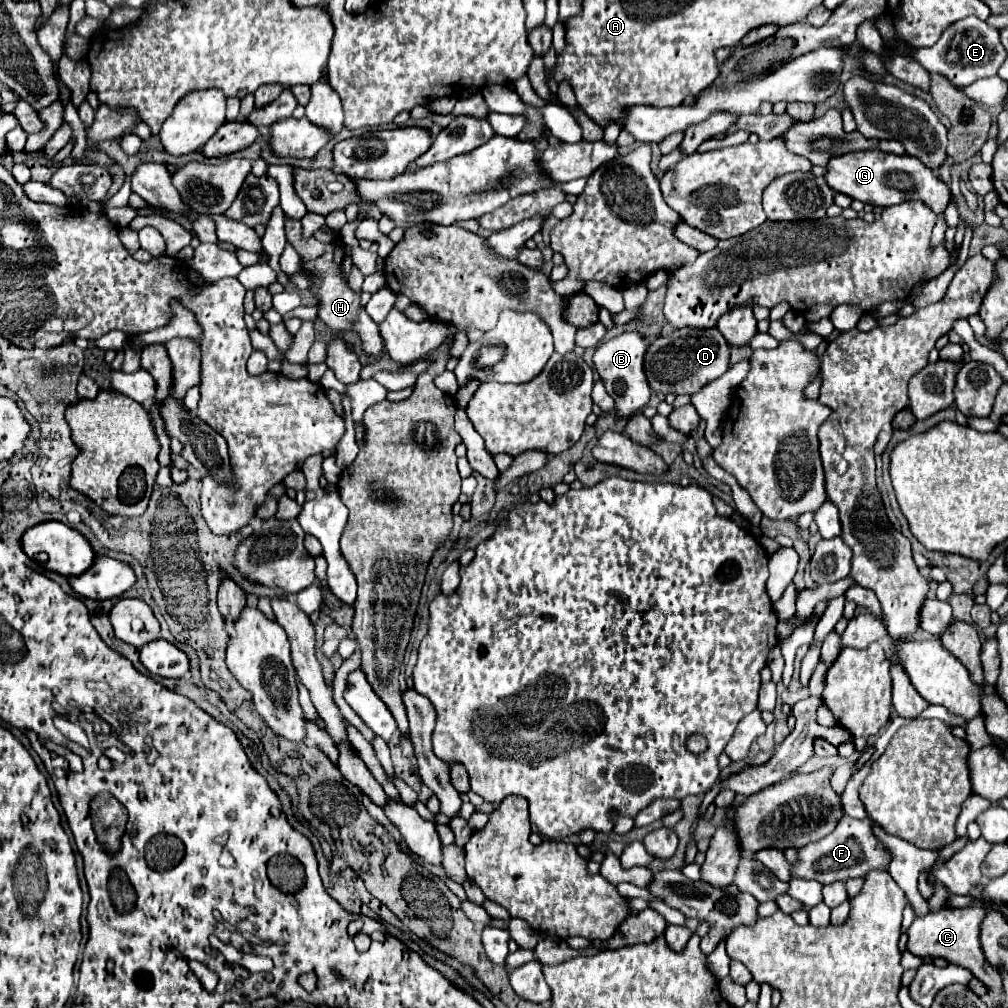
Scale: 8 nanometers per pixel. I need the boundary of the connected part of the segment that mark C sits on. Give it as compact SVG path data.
M969 906L969 908L947 908L941 912L929 912L923 918L915 918L915 922L909 926L909 940L907 950L917 956L931 956L931 958L945 958L951 964L961 964L973 972L977 980L981 980L987 986L987 996L991 1004L1001 1004L1003 984L999 972L985 960L981 954L981 920L985 920L987 910L981 906Z

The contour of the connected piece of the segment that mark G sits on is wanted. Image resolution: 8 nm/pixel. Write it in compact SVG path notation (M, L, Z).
M869 150L869 152L849 152L843 156L835 156L827 166L825 180L833 190L873 206L891 206L905 200L921 200L937 216L941 216L951 202L951 190L939 178L939 174L909 154L897 156L881 150Z

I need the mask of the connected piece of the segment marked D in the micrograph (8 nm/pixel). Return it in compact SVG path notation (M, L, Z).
M681 328L667 336L657 338L647 354L645 354L645 374L651 390L661 394L695 394L701 386L713 382L721 374L727 372L731 346L721 336L717 328L697 330L697 328Z

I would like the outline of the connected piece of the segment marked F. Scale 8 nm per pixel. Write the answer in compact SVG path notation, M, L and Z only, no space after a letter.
M843 816L837 828L829 836L825 836L825 840L817 840L797 850L797 860L791 864L791 878L819 880L821 884L831 884L835 880L865 876L869 870L875 870L875 868L887 870L889 860L891 860L891 854L889 850L881 848L881 844L877 842L871 830L869 818L855 820L855 818Z

